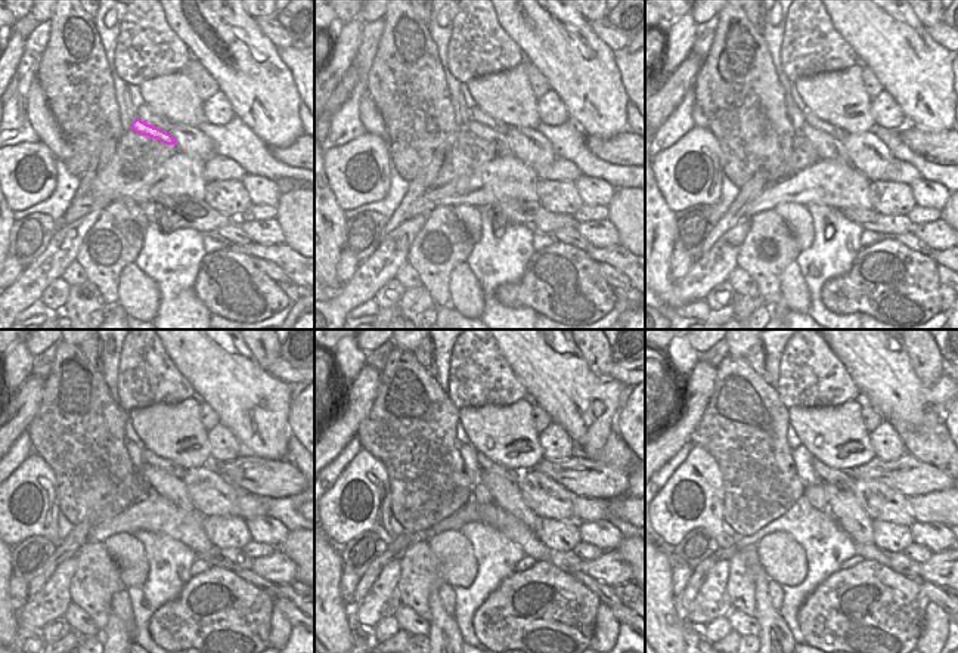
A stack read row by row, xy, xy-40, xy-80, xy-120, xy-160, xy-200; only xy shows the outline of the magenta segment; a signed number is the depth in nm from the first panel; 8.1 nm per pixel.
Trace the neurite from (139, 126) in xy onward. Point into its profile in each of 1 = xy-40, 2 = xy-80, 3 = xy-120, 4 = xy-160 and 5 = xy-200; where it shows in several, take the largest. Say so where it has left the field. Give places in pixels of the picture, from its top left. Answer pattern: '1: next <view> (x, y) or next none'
1: next xy-40 (502, 148)
2: next xy-80 (827, 146)
3: next xy-120 (164, 483)
4: next xy-160 (505, 494)
5: next xy-200 (843, 506)

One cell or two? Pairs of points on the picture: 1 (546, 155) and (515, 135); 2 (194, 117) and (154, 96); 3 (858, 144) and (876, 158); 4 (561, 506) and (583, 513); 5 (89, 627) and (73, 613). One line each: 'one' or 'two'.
1: one
2: one
3: one
4: two
5: one

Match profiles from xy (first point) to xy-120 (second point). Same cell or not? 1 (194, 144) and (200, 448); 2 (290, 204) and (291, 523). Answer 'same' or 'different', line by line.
1: different
2: different

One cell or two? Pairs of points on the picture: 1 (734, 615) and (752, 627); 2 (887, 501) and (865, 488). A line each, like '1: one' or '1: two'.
1: one
2: one

